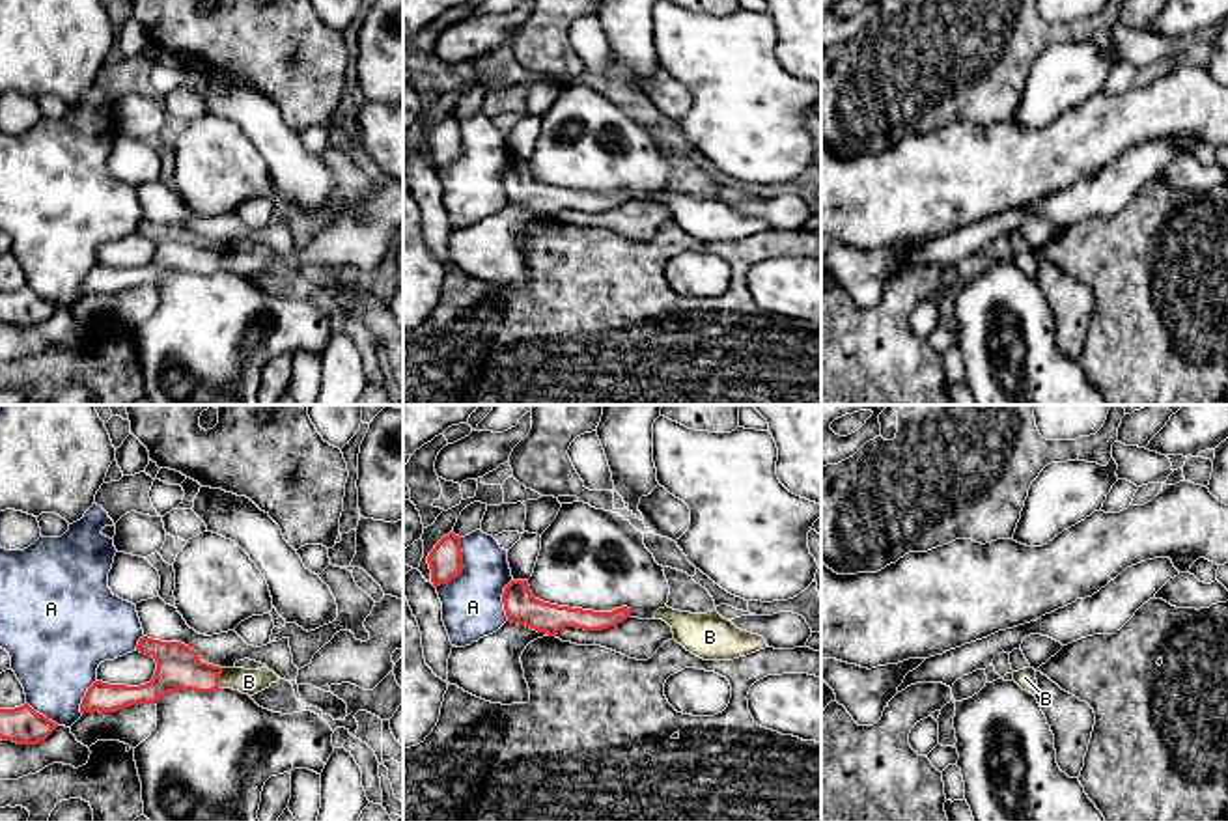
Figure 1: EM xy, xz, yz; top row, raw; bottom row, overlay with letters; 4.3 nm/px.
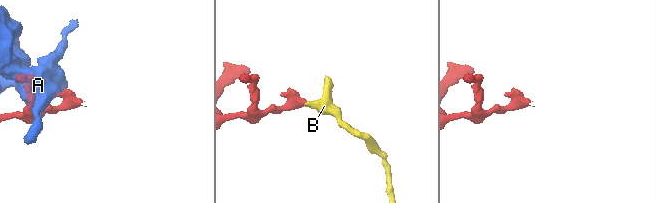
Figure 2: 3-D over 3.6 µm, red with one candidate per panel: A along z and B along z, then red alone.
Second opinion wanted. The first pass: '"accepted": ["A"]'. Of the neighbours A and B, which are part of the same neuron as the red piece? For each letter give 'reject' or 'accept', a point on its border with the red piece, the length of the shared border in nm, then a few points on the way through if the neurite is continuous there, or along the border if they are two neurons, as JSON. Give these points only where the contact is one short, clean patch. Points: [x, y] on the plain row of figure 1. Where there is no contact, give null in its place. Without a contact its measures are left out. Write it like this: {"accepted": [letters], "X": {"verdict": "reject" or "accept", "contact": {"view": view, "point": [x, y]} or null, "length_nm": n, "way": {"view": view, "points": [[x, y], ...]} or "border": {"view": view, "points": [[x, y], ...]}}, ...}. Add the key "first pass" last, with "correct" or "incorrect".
{"accepted": ["B"], "A": {"verdict": "reject", "contact": {"view": "xz", "point": [461, 150]}, "length_nm": 240}, "B": {"verdict": "accept", "contact": {"view": "xy", "point": [219, 258]}, "length_nm": 90, "way": {"view": "xy", "points": [[178, 249], [196, 258], [219, 258], [249, 264]]}}, "first pass": "incorrect"}

